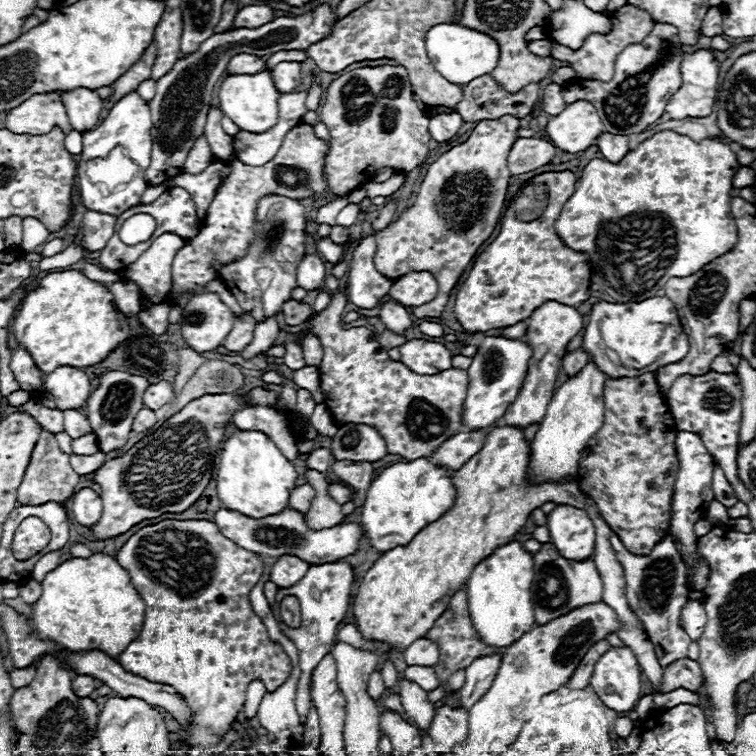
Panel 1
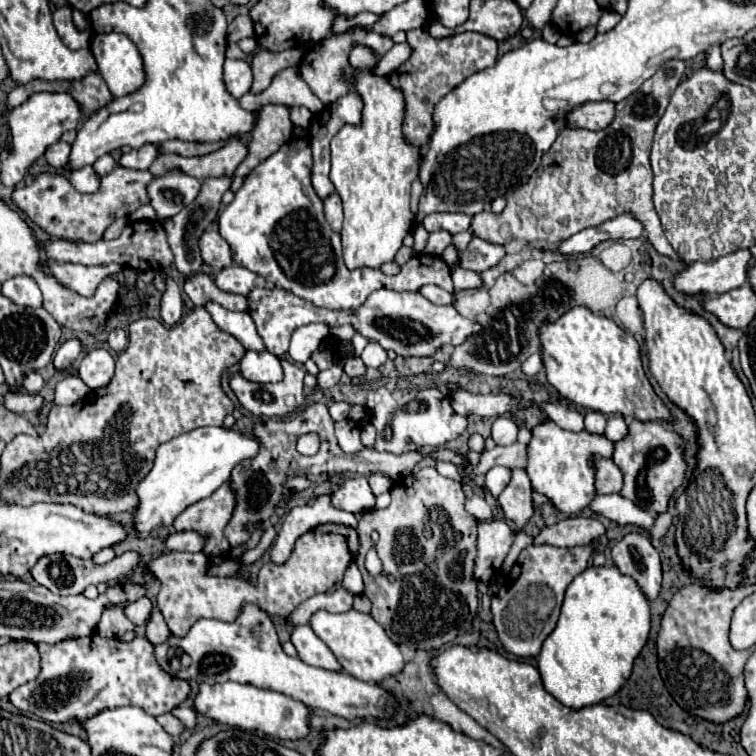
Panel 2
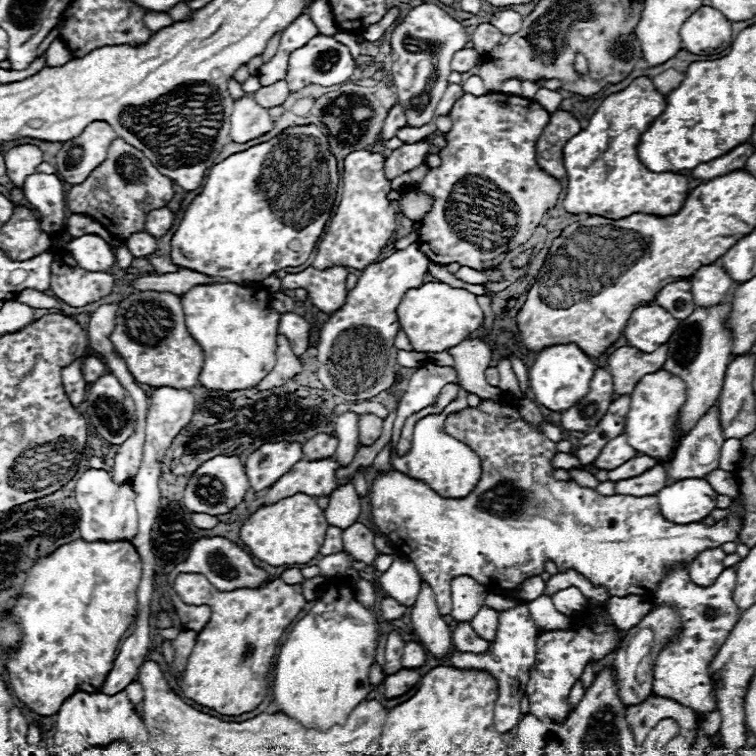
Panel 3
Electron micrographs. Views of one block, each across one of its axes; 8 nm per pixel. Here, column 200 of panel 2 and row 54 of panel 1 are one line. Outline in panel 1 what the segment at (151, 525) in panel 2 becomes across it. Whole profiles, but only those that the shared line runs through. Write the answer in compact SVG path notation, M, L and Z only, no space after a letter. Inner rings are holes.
M436 24L428 30L426 34L426 52L430 62L434 64L434 68L446 76L446 80L450 80L452 84L464 86L470 80L474 80L474 76L482 76L482 74L490 74L496 64L498 64L498 56L500 56L500 48L498 42L478 30L460 26L460 24Z

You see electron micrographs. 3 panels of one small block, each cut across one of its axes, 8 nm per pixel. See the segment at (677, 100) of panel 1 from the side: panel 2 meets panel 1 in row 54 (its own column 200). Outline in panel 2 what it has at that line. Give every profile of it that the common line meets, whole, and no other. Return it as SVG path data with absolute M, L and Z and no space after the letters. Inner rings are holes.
M238 682L224 684L200 684L198 694L194 696L194 710L204 714L220 724L236 726L242 730L260 730L268 736L282 740L304 738L308 732L308 714L310 708L298 700L292 700L280 692L260 690L256 686L246 686Z

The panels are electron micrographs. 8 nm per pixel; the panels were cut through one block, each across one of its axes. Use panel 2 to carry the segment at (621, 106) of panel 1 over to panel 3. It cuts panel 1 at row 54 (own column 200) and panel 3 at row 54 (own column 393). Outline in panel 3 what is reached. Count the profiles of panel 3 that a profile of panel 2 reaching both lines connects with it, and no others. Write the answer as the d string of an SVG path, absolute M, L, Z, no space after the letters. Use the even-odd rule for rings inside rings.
M702 6L680 28L682 48L690 54L708 56L726 50L732 42L732 26L722 12Z

